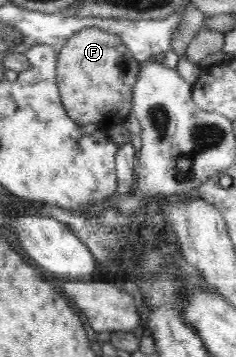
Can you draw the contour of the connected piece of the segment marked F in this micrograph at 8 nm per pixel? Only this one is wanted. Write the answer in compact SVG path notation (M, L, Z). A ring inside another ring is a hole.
M92 27L74 33L60 49L57 57L56 81L61 96L62 107L78 125L92 124L94 128L109 129L118 122L123 122L133 107L133 87L141 73L142 63L134 60L132 53L114 33Z

